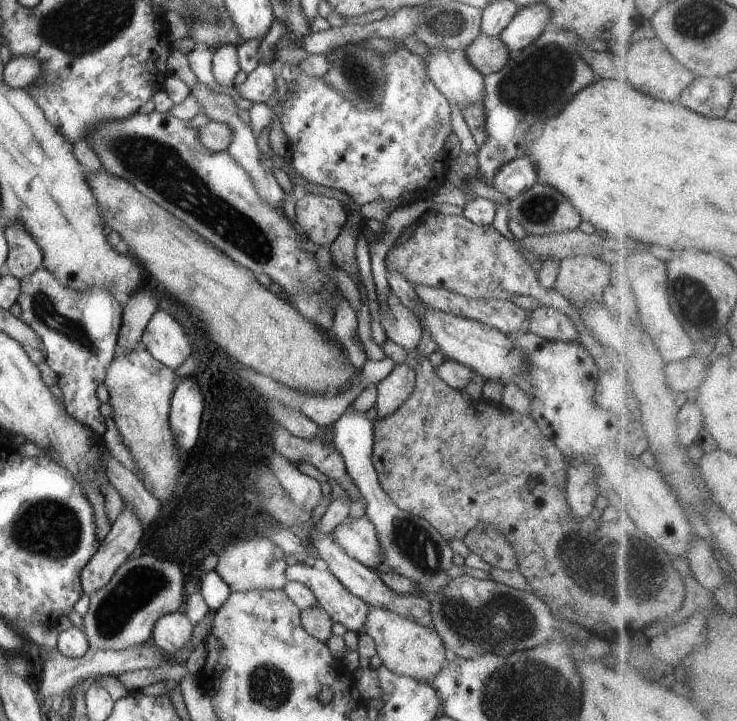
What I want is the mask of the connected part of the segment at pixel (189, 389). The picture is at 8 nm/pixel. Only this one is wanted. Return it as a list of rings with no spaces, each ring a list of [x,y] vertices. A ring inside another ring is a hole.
[[[193,376],[180,379],[171,396],[169,425],[179,450],[188,450],[198,442],[202,418],[202,394]]]

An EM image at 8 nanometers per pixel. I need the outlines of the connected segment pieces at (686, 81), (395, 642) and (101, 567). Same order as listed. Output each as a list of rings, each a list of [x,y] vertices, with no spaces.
[[[641,36],[632,46],[632,50],[628,52],[628,78],[640,90],[644,92],[652,92],[652,96],[662,98],[662,100],[670,100],[670,102],[680,102],[684,91],[697,82],[699,77],[697,73],[684,66],[682,62],[678,62],[674,58],[674,54],[668,50],[666,43],[657,36]]]
[[[369,607],[365,634],[374,640],[382,666],[393,673],[431,684],[448,662],[449,654],[440,635],[434,629],[418,624],[410,617],[403,617],[378,607]]]
[[[124,505],[118,518],[111,524],[110,531],[100,542],[100,548],[79,572],[83,594],[92,596],[110,582],[114,571],[128,560],[144,536],[140,519]]]

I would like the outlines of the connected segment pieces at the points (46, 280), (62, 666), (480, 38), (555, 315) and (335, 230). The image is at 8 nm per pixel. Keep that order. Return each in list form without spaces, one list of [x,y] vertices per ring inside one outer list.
[[[42,266],[23,277],[18,297],[21,312],[19,319],[27,324],[43,342],[45,361],[58,375],[65,409],[87,424],[100,438],[108,428],[100,414],[101,404],[96,397],[98,386],[105,380],[111,360],[116,355],[117,336],[121,327],[124,303],[108,289],[94,287],[85,293],[68,288]]]
[[[151,641],[120,649],[119,651],[88,649],[84,656],[77,659],[64,656],[53,643],[42,648],[42,653],[44,655],[42,656],[44,657],[44,664],[42,664],[42,686],[38,686],[38,690],[36,690],[39,700],[44,700],[50,695],[63,694],[66,690],[70,690],[70,688],[78,685],[83,680],[96,675],[110,675],[117,678],[119,674],[125,672],[155,669],[162,663],[168,662],[162,656],[162,650],[158,650],[158,647]]]
[[[480,33],[465,50],[467,59],[483,75],[498,72],[506,66],[510,56],[509,48],[498,37]]]
[[[541,305],[528,313],[527,332],[555,341],[579,342],[577,328],[563,312]]]
[[[300,193],[296,201],[296,226],[306,240],[320,246],[319,250],[329,248],[338,238],[347,214],[342,203],[333,197]]]

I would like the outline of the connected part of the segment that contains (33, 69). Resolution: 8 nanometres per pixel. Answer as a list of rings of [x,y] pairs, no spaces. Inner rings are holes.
[[[32,55],[11,56],[3,66],[5,83],[16,89],[26,89],[37,81],[42,73],[39,60]]]

